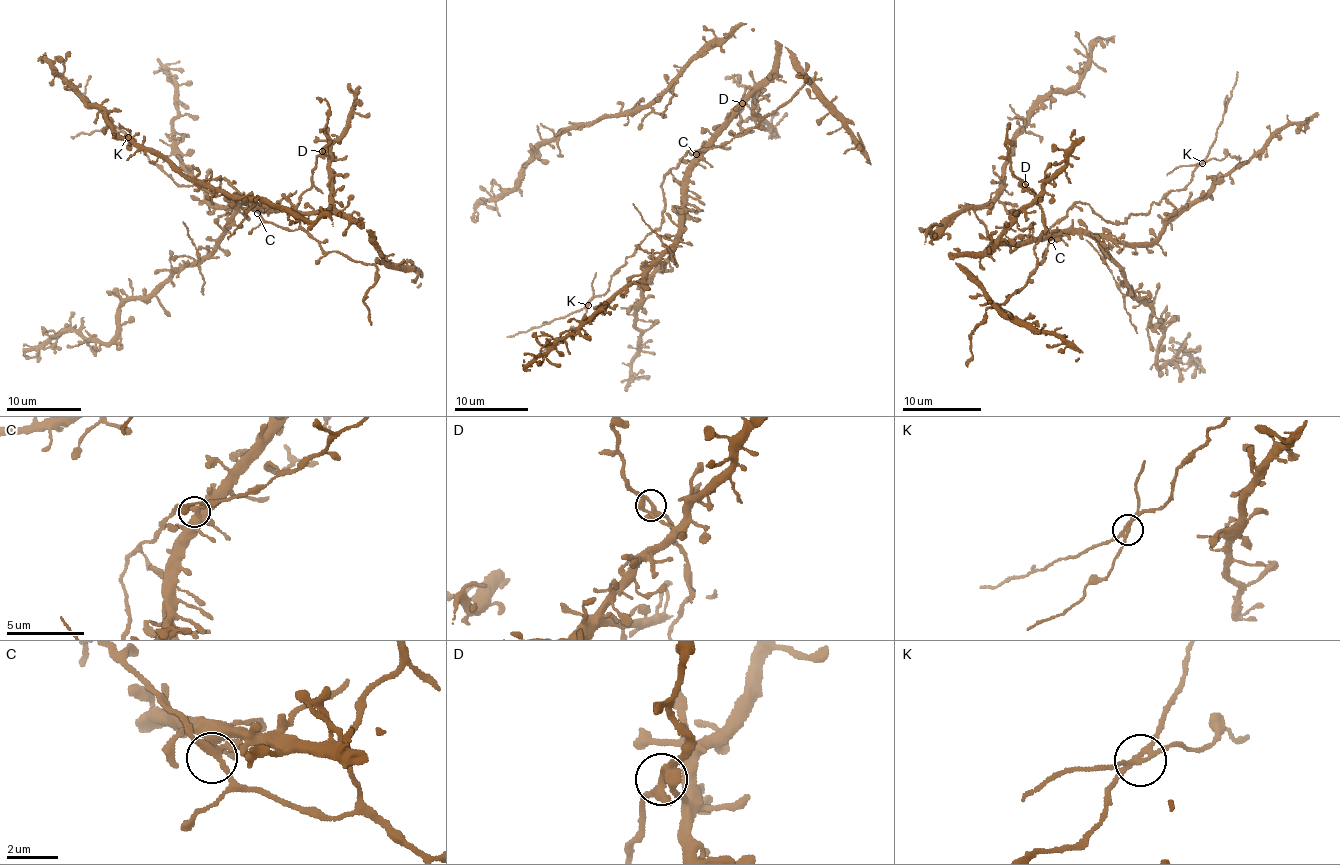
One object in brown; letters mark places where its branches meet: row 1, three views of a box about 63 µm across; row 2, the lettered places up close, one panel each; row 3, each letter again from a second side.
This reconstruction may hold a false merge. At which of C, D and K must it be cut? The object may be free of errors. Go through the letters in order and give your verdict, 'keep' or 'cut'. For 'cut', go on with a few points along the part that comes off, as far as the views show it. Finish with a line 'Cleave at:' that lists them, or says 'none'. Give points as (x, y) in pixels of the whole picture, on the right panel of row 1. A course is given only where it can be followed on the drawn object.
C: keep
D: keep
K: cut; course (1203, 163), (1214, 157), (1221, 160), (1226, 155), (1240, 159)
Cleave at: K

